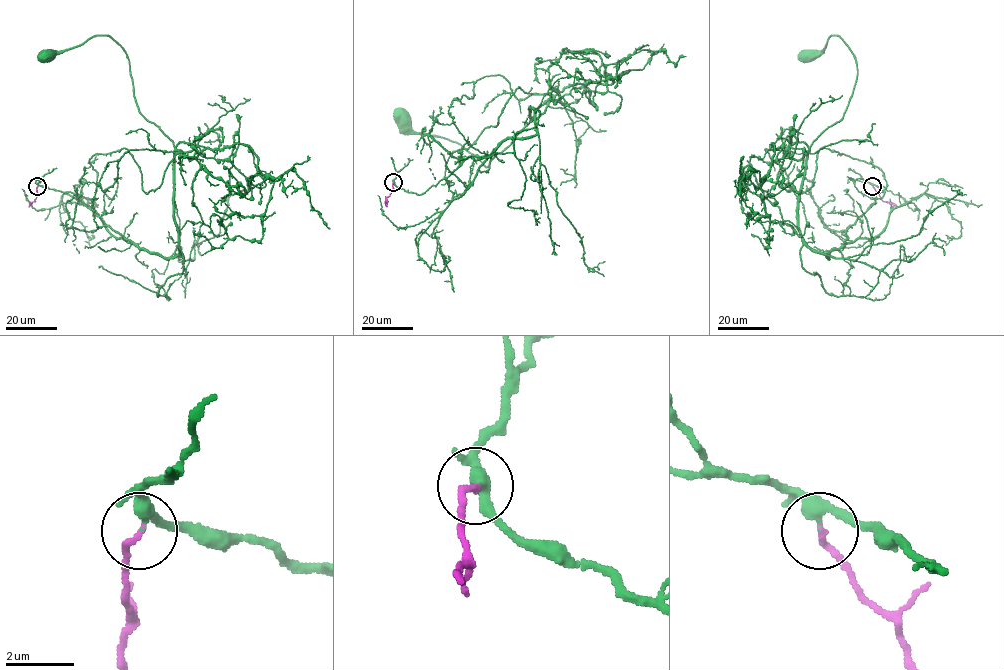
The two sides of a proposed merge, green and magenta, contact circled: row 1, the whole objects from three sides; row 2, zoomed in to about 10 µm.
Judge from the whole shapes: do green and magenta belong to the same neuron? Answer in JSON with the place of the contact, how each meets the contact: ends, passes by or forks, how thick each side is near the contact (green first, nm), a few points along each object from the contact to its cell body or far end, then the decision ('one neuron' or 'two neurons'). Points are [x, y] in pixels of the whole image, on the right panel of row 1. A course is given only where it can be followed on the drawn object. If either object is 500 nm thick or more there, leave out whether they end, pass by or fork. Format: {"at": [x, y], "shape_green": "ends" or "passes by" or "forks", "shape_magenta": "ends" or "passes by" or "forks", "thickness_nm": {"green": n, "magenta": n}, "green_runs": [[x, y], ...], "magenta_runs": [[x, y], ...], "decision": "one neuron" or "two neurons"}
{"at": [872, 186], "shape_green": "passes by", "shape_magenta": "ends", "thickness_nm": {"green": 280, "magenta": 190}, "green_runs": [[873, 186], [815, 252], [805, 160], [857, 64], [838, 35], [805, 55]], "magenta_runs": [[873, 186], [883, 201], [896, 205], [891, 207]], "decision": "one neuron"}

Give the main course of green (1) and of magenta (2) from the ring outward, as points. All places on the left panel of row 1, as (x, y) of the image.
1: (38, 186), (71, 192), (140, 248), (180, 252), (173, 142), (139, 110), (123, 49), (95, 35), (47, 55)
2: (38, 186), (36, 197), (29, 207)

